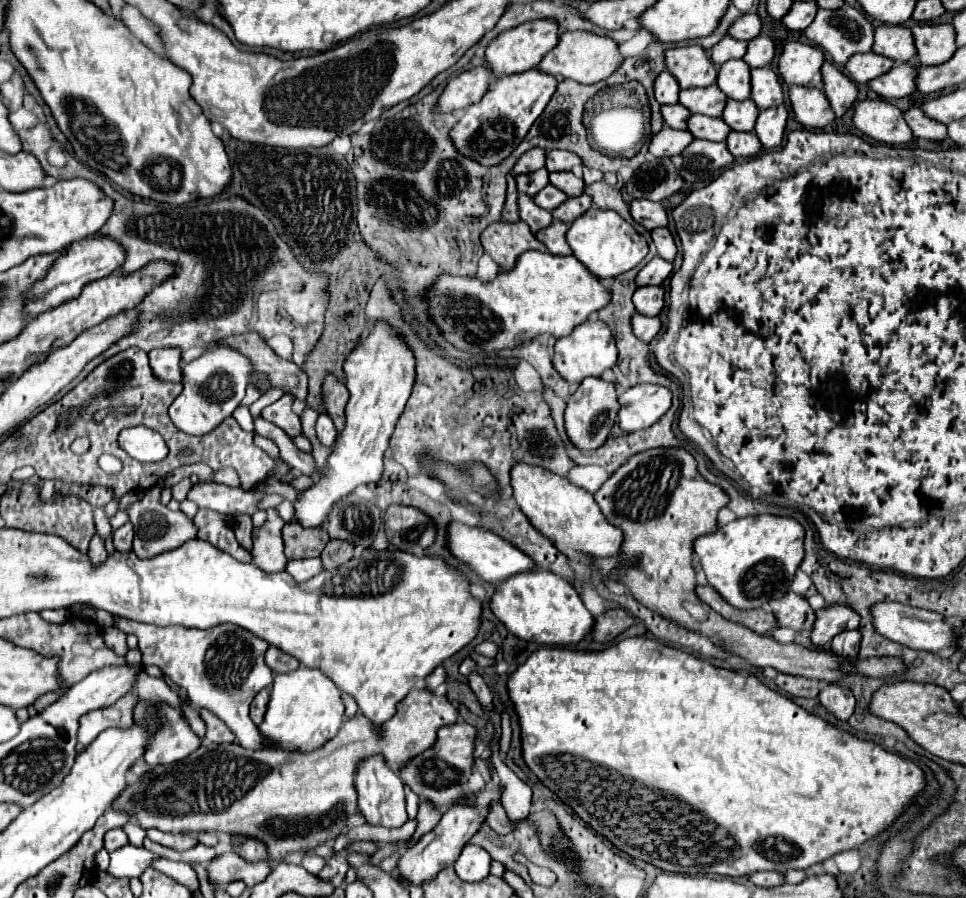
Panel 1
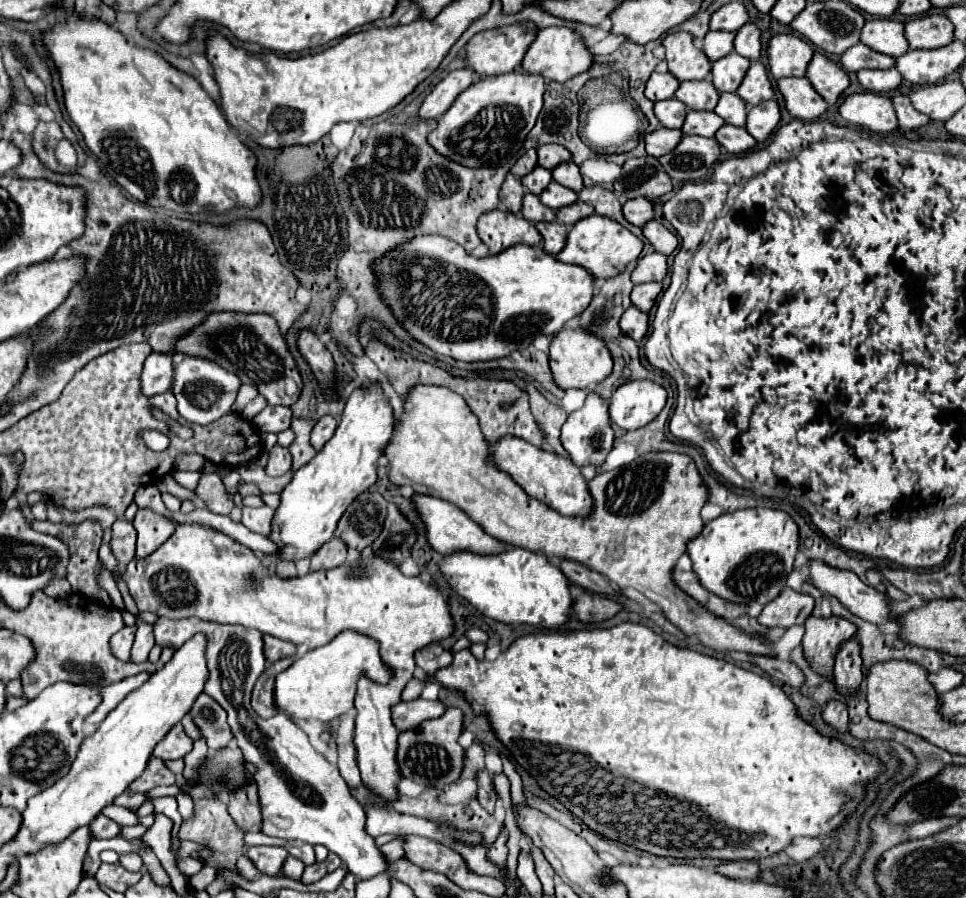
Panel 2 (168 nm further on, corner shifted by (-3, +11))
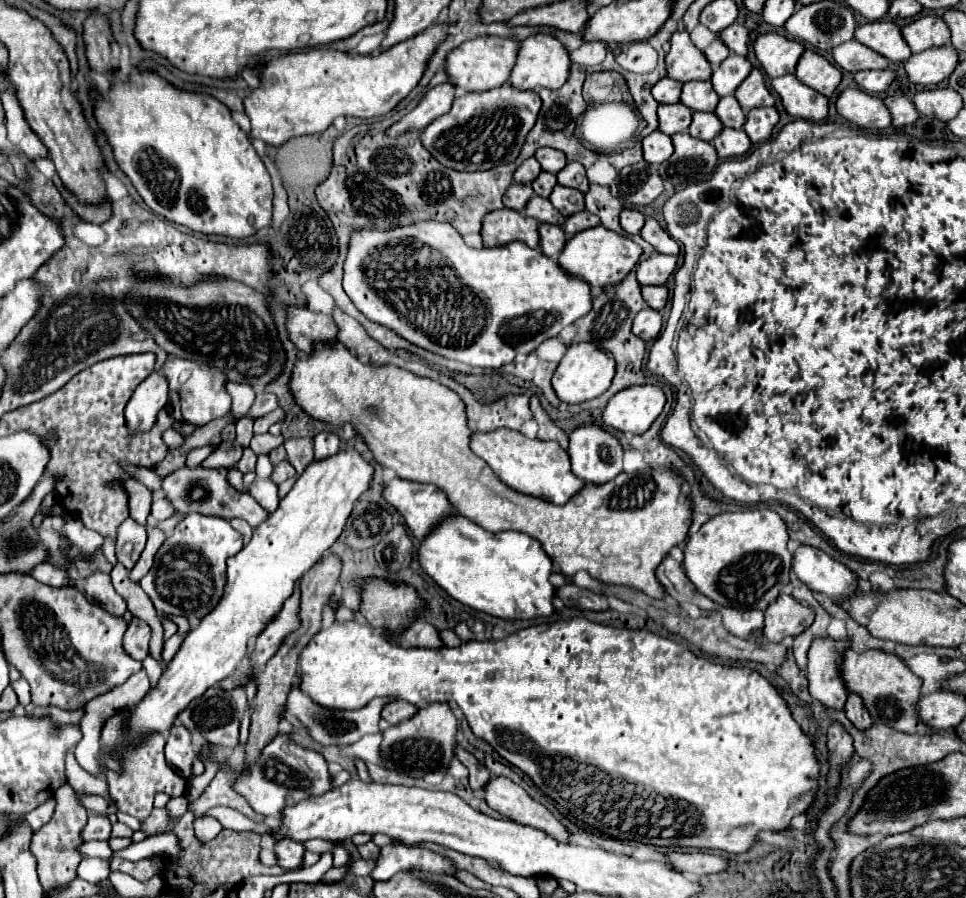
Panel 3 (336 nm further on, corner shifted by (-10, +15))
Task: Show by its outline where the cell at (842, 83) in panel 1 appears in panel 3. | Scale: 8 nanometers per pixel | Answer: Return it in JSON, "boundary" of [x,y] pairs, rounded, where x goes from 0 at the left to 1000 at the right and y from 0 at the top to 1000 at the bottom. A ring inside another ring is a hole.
{"boundary":[[[834,56],[828,62],[822,85],[853,107],[861,107],[872,89],[872,80],[843,56]]]}

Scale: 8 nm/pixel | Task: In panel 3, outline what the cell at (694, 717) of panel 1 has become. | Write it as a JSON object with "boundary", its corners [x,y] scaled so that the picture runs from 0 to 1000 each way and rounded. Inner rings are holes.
{"boundary":[[[588,688],[588,690],[578,690],[578,693],[571,693],[571,695],[559,695],[559,697],[551,697],[551,699],[542,699],[542,702],[536,702],[532,706],[526,706],[524,710],[520,713],[501,713],[501,715],[493,715],[493,713],[487,713],[487,715],[480,715],[472,722],[416,722],[412,717],[406,717],[398,706],[393,706],[389,699],[381,697],[379,693],[371,693],[371,690],[346,690],[342,699],[333,699],[319,717],[317,722],[313,724],[311,728],[311,742],[313,742],[313,766],[319,775],[323,775],[323,780],[327,780],[327,784],[331,786],[337,786],[337,788],[348,788],[348,791],[369,791],[369,788],[375,788],[377,784],[381,784],[385,777],[408,777],[408,780],[420,780],[433,788],[445,784],[445,782],[466,782],[470,780],[472,786],[478,791],[478,795],[482,797],[484,806],[487,806],[487,813],[491,815],[491,820],[499,822],[501,826],[505,826],[522,846],[526,846],[528,851],[536,853],[542,862],[547,862],[551,866],[551,871],[565,884],[569,886],[571,891],[576,891],[582,900],[586,900],[592,909],[596,909],[598,913],[602,913],[605,918],[617,922],[619,927],[623,927],[625,931],[631,931],[631,933],[638,933],[638,935],[644,935],[644,938],[663,938],[663,940],[673,940],[673,942],[681,942],[681,944],[741,944],[741,947],[749,947],[749,949],[756,949],[756,951],[766,951],[766,949],[772,949],[781,935],[783,935],[783,929],[785,924],[812,924],[818,920],[818,913],[820,909],[824,906],[832,906],[834,900],[839,898],[839,893],[843,891],[843,884],[845,884],[845,878],[847,878],[847,860],[849,860],[849,853],[847,853],[847,846],[843,842],[843,831],[841,831],[841,824],[828,813],[828,808],[822,804],[814,782],[807,777],[807,773],[803,771],[803,766],[793,757],[789,755],[785,748],[776,746],[776,744],[756,744],[756,742],[747,742],[747,739],[741,739],[729,731],[718,731],[710,719],[704,719],[700,717],[698,713],[692,713],[692,710],[685,710],[685,708],[679,708],[671,702],[650,702],[650,699],[634,699],[634,697],[623,697],[623,695],[617,695],[617,693],[611,693],[607,688]]]}

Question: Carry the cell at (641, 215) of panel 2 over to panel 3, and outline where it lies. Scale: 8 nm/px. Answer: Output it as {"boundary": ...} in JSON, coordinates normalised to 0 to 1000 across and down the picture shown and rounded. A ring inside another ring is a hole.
{"boundary":[[[644,234],[642,236],[642,252],[650,261],[660,261],[667,252],[667,241],[660,234]]]}

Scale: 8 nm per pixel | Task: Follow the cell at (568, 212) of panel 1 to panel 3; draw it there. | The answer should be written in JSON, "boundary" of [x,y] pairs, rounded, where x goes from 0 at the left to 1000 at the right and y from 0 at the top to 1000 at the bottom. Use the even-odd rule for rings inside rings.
{"boundary":[[[602,234],[602,236],[592,238],[590,243],[586,243],[586,247],[584,247],[584,261],[586,261],[586,265],[592,265],[594,261],[598,261],[602,256],[609,256],[609,254],[615,254],[619,249],[621,249],[619,241],[609,238],[607,234]]]}

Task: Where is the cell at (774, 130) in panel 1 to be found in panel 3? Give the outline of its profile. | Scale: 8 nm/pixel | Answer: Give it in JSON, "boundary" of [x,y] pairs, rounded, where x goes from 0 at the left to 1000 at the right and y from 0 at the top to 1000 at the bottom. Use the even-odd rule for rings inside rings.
{"boundary":[[[783,120],[772,127],[772,138],[770,147],[774,149],[778,160],[793,158],[799,149],[799,143],[805,136],[805,125],[803,120]]]}

